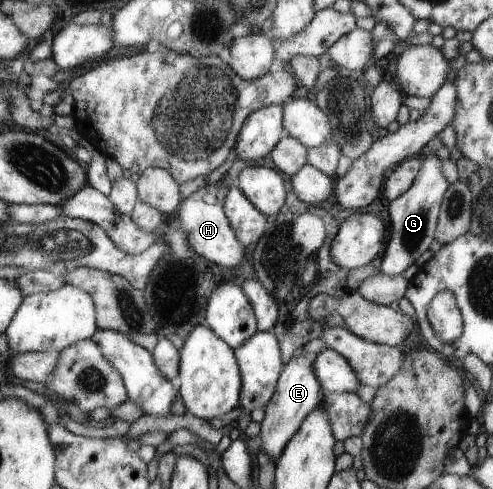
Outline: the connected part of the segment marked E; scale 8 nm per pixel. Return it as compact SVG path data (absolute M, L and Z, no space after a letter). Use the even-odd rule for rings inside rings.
M301 349L297 350L289 363L284 365L275 397L264 407L265 415L260 423L259 445L263 449L261 453L267 455L269 459L273 459L275 463L280 458L284 447L291 441L292 435L297 433L297 430L303 425L304 419L319 407L319 403L323 399L323 389L314 373L315 355L310 353L303 355Z

